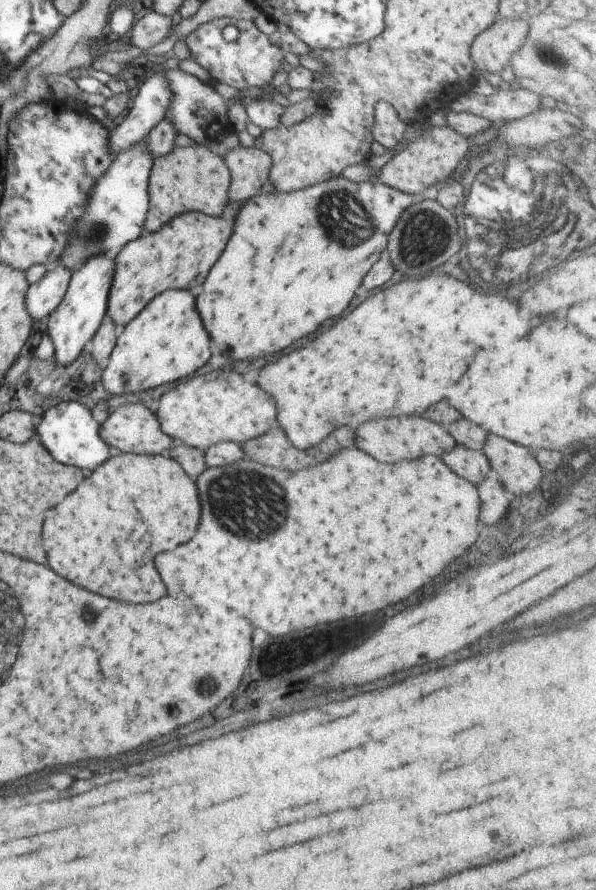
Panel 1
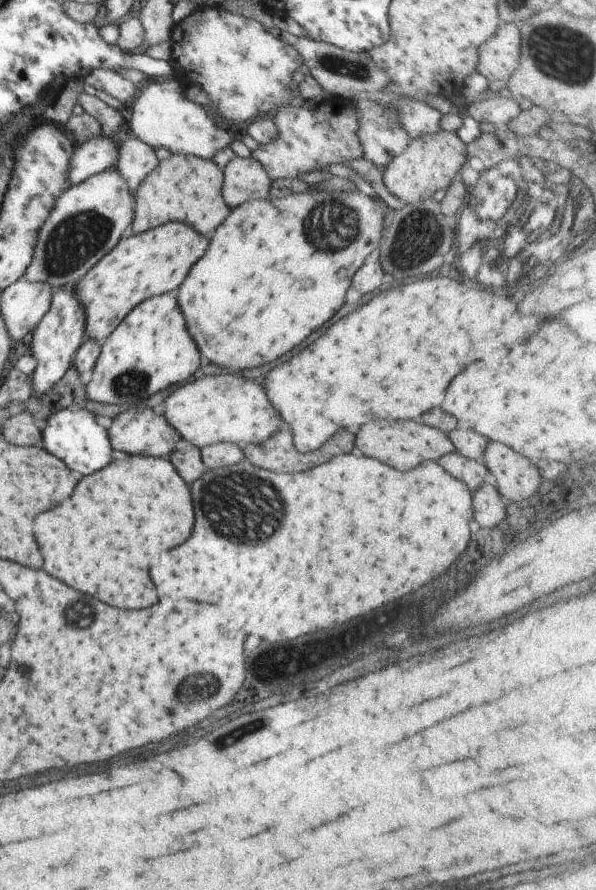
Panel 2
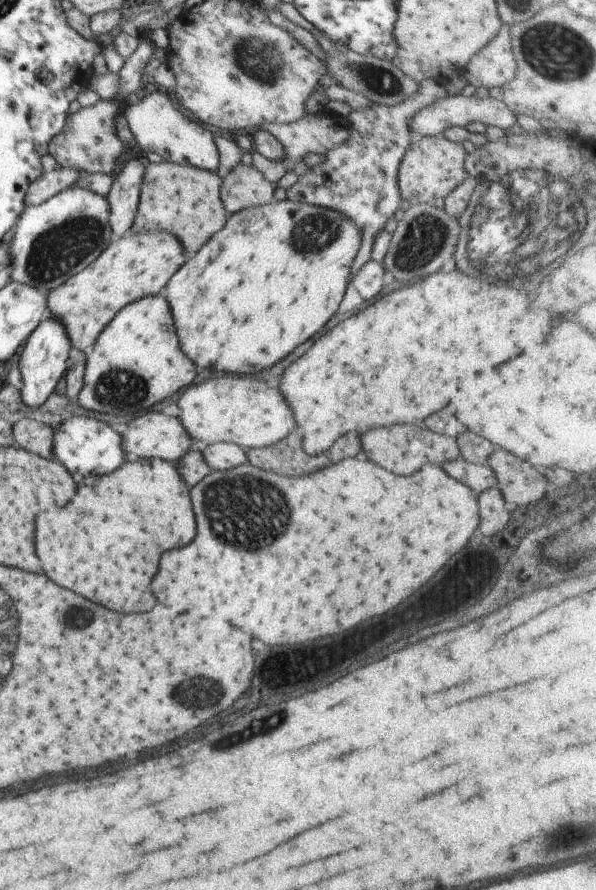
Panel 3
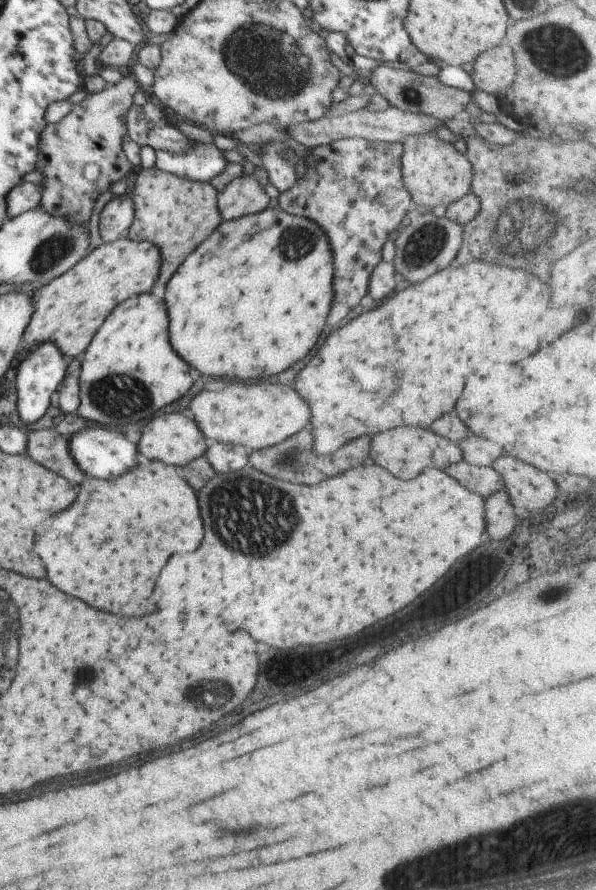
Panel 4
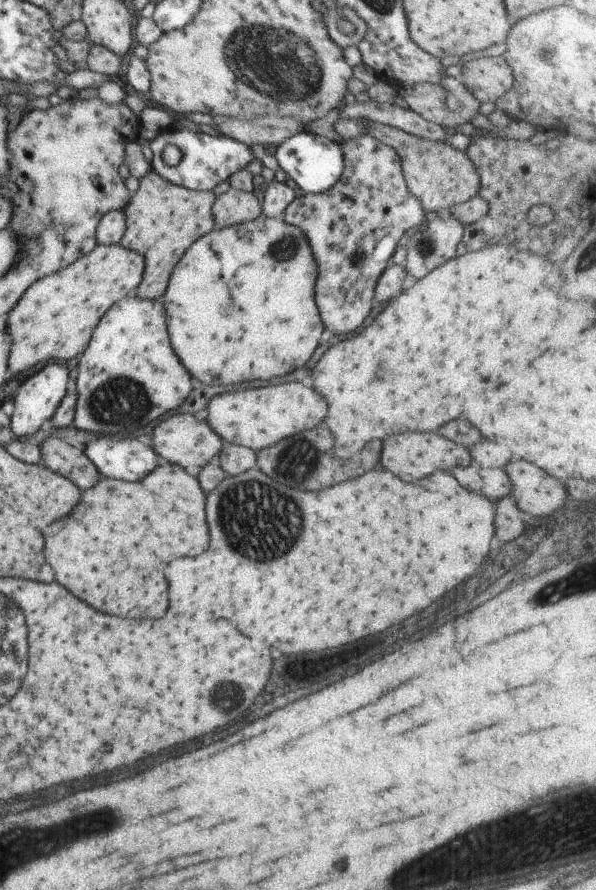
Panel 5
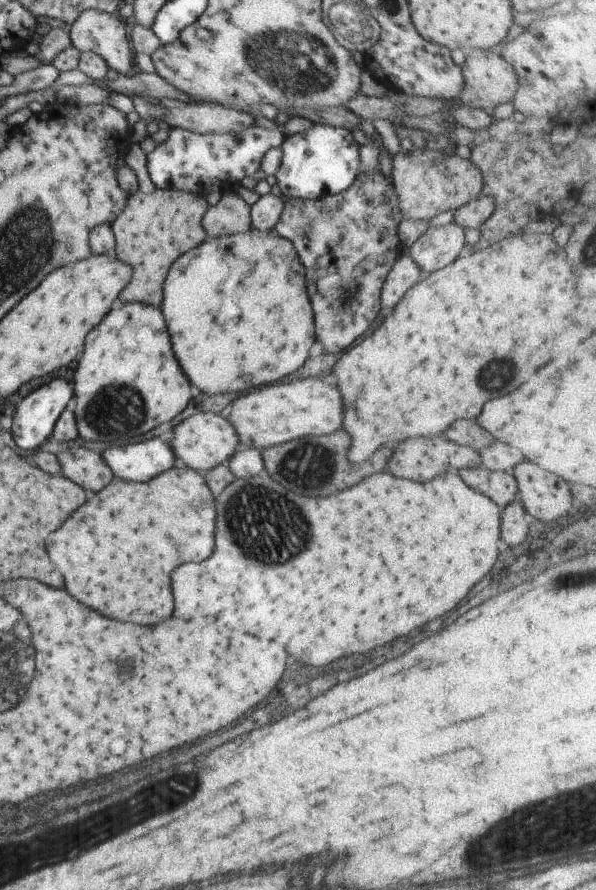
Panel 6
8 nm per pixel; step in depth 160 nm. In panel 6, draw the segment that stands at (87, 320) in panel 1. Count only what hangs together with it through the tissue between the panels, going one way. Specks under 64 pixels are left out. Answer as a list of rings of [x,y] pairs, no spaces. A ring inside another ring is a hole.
[[[54,378],[52,382],[40,386],[38,390],[30,392],[19,402],[15,408],[11,426],[14,442],[24,450],[38,450],[38,447],[53,434],[53,430],[62,411],[66,408],[68,400],[74,392],[64,378]]]

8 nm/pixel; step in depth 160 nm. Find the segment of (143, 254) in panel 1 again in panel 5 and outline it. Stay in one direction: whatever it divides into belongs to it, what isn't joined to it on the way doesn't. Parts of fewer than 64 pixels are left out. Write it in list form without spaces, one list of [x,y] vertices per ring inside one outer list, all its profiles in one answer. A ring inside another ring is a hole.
[[[97,245],[89,254],[82,256],[73,264],[36,280],[36,283],[24,292],[6,320],[5,329],[12,340],[8,354],[8,372],[11,376],[26,372],[44,361],[66,364],[68,360],[70,366],[76,363],[76,358],[86,350],[100,318],[114,302],[118,302],[120,298],[128,296],[132,290],[138,288],[142,274],[144,274],[144,258],[138,252],[126,250],[120,245]]]

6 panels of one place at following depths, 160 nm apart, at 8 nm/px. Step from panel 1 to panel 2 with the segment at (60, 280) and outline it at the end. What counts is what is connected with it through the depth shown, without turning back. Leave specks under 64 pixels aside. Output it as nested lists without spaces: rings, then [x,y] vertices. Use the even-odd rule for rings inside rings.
[[[20,278],[1,294],[1,311],[14,343],[25,342],[26,334],[38,326],[50,310],[53,288],[47,282]]]

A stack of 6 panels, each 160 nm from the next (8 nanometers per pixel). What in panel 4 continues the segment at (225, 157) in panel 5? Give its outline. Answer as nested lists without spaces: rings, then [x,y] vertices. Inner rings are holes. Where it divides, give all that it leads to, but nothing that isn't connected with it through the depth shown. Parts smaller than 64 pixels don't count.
[[[191,142],[189,150],[183,155],[156,151],[155,166],[193,181],[213,182],[230,165],[221,152],[212,142]]]

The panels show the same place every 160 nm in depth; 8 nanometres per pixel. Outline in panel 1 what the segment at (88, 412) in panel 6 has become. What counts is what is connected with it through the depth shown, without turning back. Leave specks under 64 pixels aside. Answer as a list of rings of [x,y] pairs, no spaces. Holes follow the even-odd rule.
[[[168,290],[156,296],[136,318],[133,318],[117,338],[109,363],[103,370],[101,381],[107,391],[114,395],[126,395],[128,399],[144,394],[149,388],[170,384],[188,378],[210,360],[210,336],[196,310],[196,298],[188,290]]]

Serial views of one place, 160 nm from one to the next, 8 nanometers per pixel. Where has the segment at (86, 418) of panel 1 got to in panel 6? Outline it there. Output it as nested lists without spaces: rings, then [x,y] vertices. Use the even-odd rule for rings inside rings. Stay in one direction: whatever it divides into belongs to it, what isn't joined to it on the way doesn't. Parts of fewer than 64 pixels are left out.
[[[159,437],[135,444],[127,442],[124,446],[111,445],[110,448],[105,448],[101,452],[101,457],[118,478],[136,480],[136,482],[150,480],[150,478],[170,470],[173,467],[174,459],[176,459],[170,444],[165,444]]]

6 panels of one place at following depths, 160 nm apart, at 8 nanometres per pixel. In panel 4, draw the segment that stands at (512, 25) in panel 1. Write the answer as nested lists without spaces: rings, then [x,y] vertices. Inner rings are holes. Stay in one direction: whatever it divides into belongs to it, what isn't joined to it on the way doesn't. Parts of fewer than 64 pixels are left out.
[[[500,44],[480,53],[472,63],[471,78],[478,90],[502,96],[517,75],[515,56],[508,44]]]

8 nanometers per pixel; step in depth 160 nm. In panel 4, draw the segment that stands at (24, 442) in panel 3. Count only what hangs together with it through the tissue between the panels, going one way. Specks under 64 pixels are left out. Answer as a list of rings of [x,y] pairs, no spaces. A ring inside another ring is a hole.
[[[51,428],[32,430],[26,434],[26,454],[32,456],[36,462],[44,464],[52,472],[56,470],[56,474],[72,480],[72,484],[84,480],[84,472],[77,467],[70,454],[68,438]]]

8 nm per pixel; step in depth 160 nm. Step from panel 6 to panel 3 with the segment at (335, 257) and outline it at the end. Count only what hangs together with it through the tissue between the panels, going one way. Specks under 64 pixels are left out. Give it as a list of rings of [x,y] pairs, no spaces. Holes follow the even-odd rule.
[[[433,78],[419,81],[419,90],[394,106],[372,103],[369,107],[351,110],[347,119],[351,127],[349,140],[325,153],[326,161],[322,166],[312,167],[287,190],[290,200],[303,200],[304,203],[344,213],[363,232],[363,242],[355,256],[351,276],[370,260],[373,238],[384,228],[386,220],[400,214],[398,206],[402,198],[397,183],[398,169],[408,147],[416,138],[411,133],[409,119],[436,100],[447,100],[447,96],[445,84]]]

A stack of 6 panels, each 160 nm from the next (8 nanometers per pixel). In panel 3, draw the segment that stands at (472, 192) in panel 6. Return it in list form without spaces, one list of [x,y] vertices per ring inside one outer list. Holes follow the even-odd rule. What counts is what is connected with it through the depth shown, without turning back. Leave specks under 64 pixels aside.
[[[443,133],[416,136],[401,160],[397,183],[401,198],[410,204],[434,202],[436,198],[446,198],[466,177],[466,149],[462,143],[446,139]]]

